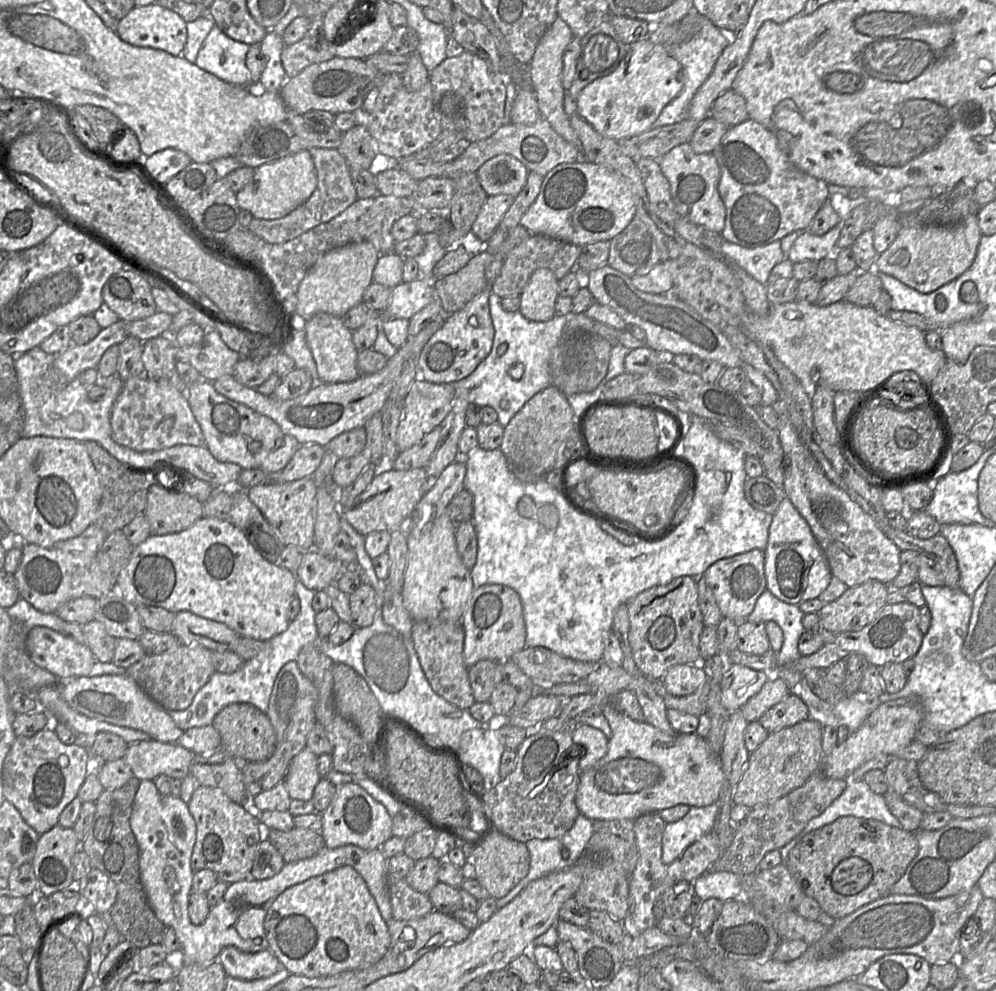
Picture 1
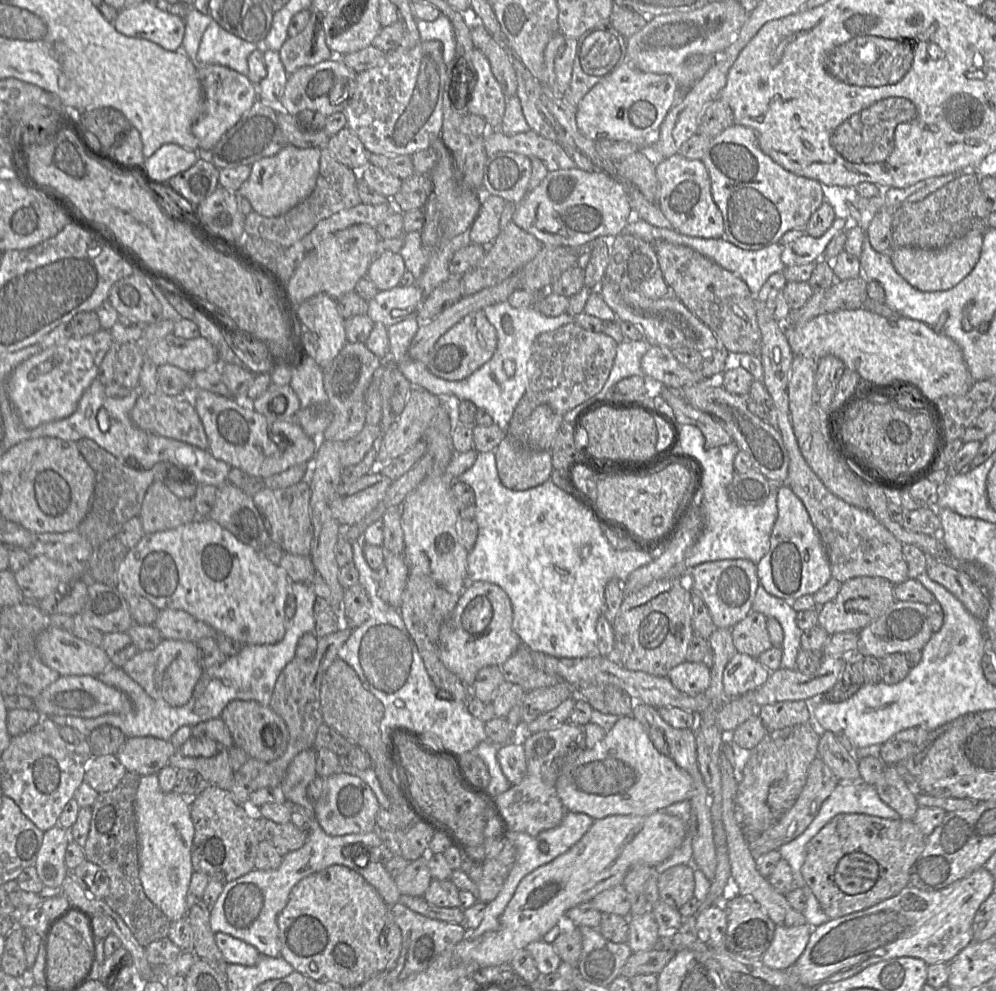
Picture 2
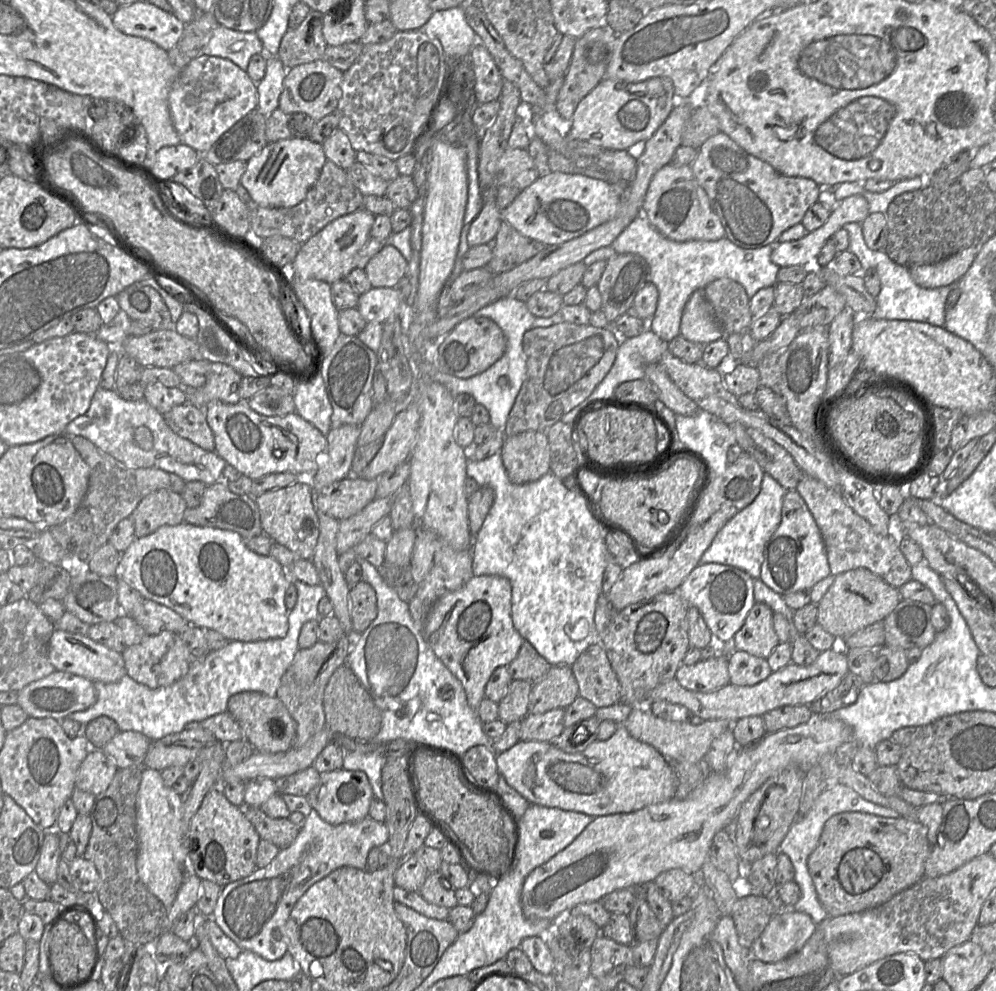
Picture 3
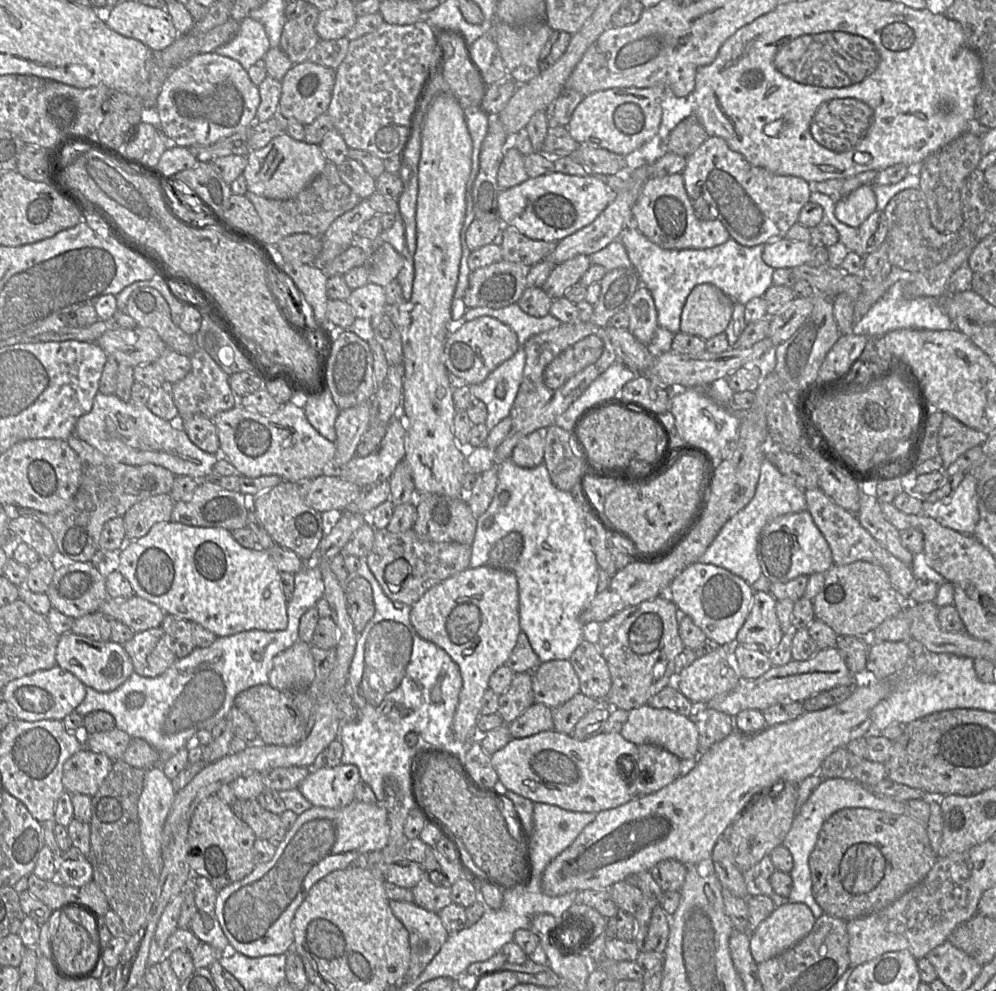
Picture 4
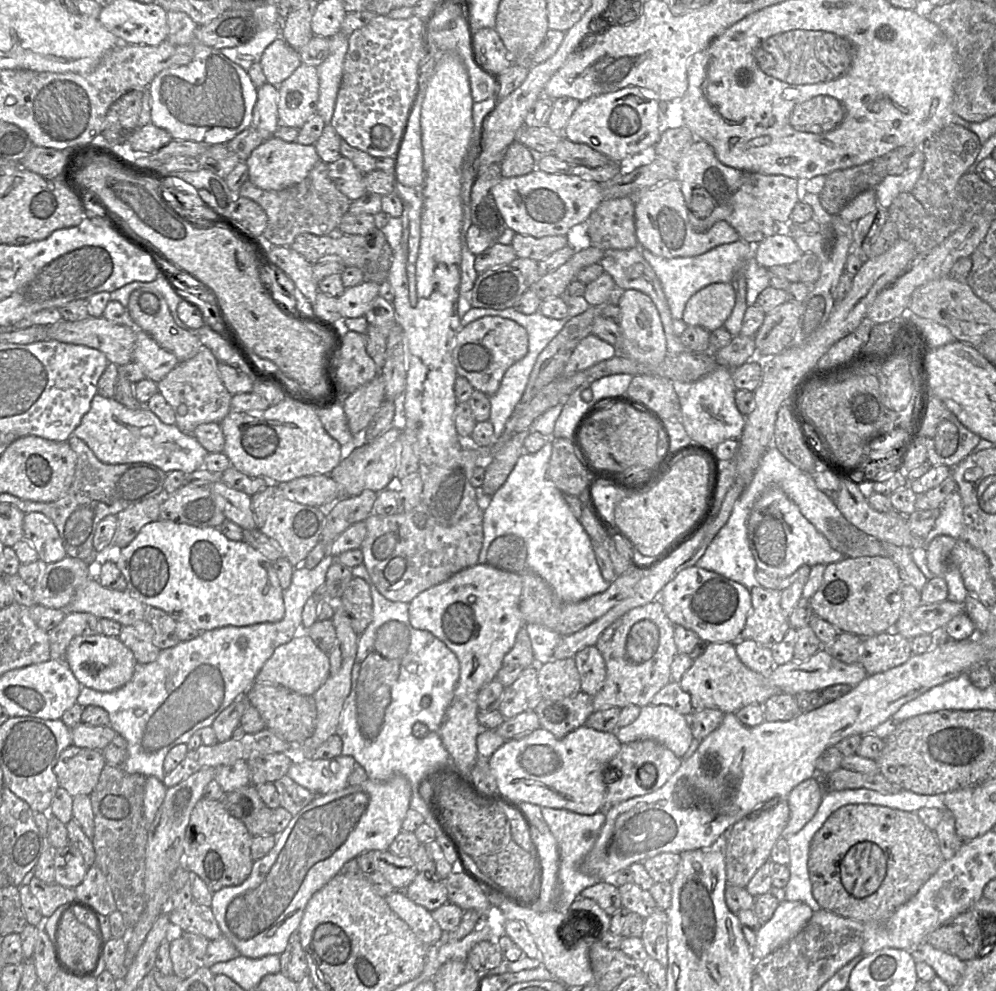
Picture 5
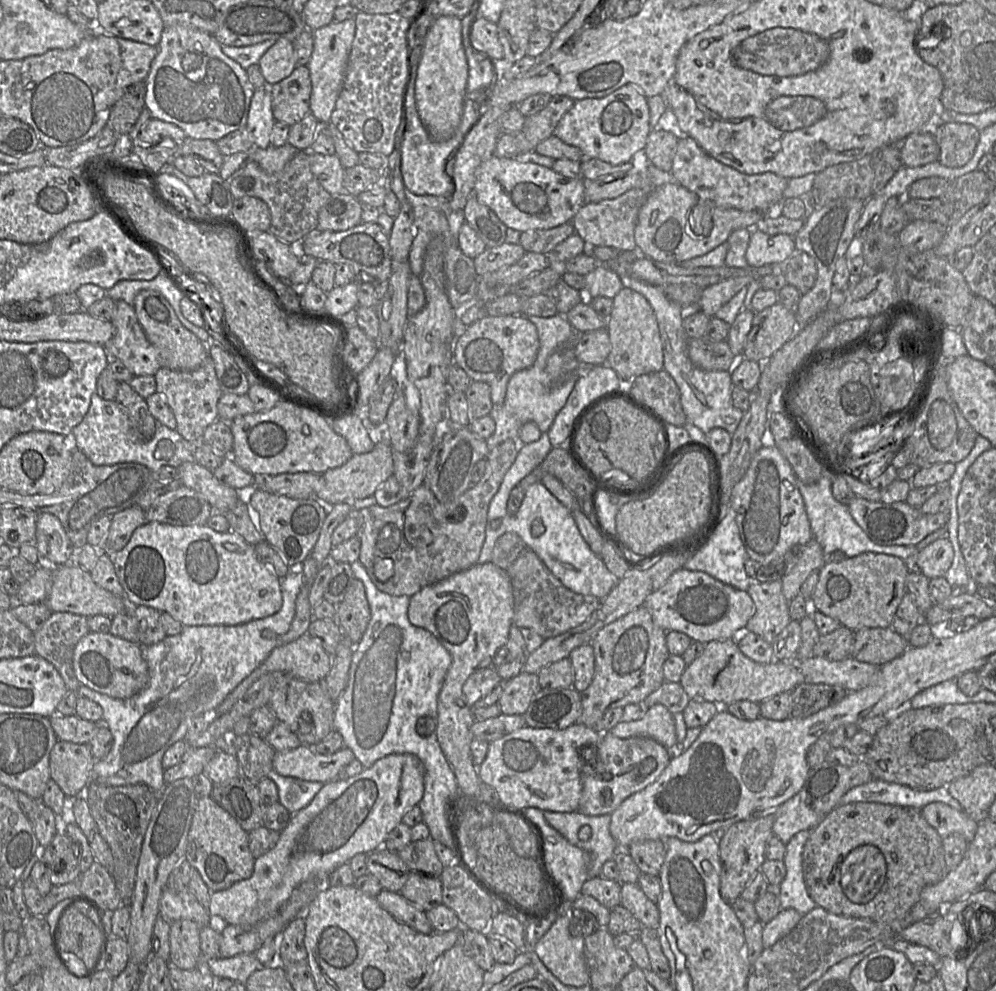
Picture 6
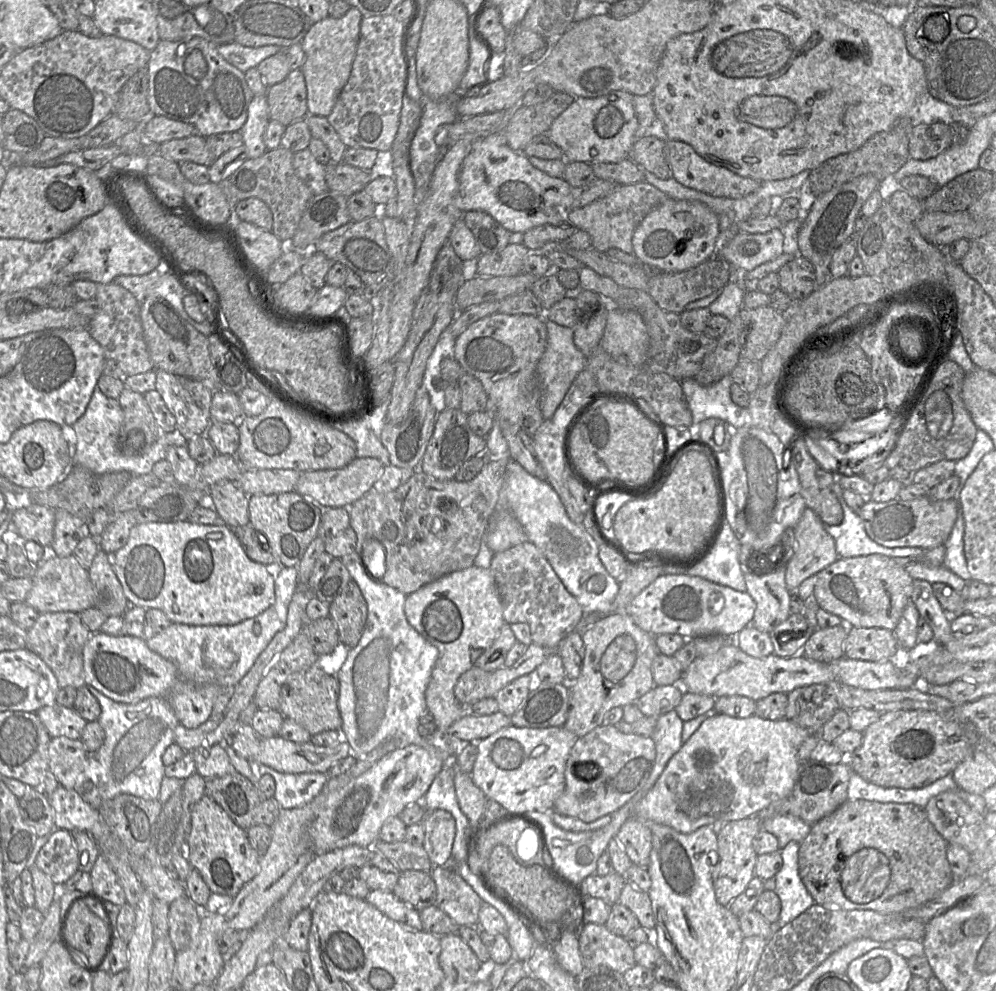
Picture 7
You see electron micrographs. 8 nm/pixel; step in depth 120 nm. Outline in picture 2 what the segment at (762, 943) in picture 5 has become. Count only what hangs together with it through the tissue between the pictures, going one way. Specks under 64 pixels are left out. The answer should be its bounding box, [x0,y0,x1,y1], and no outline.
[761,924,812,970]

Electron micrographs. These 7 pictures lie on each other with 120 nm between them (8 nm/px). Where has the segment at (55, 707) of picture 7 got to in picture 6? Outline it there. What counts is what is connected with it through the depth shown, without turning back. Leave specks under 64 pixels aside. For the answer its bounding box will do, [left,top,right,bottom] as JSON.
[50,713,99,744]

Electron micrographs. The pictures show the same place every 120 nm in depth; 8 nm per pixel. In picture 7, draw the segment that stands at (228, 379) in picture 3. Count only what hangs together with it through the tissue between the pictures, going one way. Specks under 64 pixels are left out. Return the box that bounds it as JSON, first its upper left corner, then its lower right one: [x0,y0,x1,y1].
[155,369,214,442]

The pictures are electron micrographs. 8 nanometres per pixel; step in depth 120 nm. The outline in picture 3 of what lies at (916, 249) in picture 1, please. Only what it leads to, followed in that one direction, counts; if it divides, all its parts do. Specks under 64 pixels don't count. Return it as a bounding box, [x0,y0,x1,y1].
[909,247,977,288]

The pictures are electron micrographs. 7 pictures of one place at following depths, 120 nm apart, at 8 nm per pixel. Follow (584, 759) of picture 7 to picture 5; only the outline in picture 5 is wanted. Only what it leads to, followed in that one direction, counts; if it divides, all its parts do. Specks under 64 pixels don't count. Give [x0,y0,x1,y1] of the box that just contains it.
[605,739,682,808]

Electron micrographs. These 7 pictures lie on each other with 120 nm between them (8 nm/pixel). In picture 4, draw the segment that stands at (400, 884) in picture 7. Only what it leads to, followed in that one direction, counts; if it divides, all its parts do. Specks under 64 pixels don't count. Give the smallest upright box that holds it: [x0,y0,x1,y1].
[411,871,452,914]

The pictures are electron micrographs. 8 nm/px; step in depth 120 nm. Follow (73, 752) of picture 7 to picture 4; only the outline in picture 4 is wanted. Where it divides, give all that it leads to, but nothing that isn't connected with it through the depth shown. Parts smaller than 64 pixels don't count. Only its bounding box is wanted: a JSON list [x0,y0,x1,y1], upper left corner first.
[62,747,113,797]

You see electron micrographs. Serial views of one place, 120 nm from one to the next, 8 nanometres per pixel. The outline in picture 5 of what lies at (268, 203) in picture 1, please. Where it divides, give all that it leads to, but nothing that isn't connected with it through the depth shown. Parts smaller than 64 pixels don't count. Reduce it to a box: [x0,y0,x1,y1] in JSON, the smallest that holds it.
[245,136,319,191]

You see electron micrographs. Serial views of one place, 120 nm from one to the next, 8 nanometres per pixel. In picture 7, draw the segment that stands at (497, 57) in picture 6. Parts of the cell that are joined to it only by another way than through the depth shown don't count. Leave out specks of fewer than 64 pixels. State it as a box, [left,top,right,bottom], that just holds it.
[477,5,508,54]

